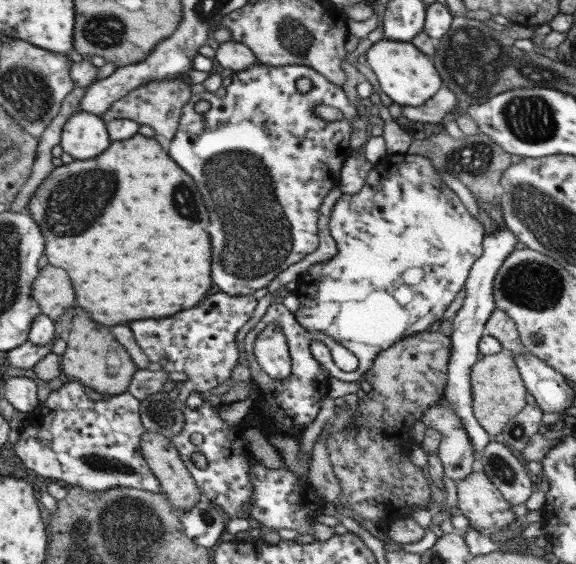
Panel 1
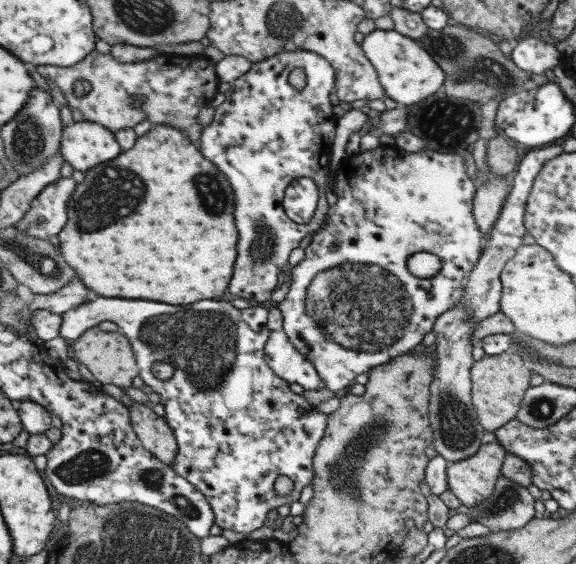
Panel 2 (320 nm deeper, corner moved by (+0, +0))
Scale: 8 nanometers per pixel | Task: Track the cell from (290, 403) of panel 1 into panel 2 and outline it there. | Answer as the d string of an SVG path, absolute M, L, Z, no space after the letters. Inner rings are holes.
M268 304L268 339L265 341L263 358L267 366L288 384L299 384L305 390L319 390L324 387L313 365L293 348L282 329L279 309Z

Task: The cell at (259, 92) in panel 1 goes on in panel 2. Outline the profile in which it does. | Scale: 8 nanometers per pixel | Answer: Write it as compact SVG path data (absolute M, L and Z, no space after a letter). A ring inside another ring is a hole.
M307 50L281 52L269 58L251 63L250 69L236 78L233 87L224 101L217 105L213 119L200 133L199 150L213 162L227 178L235 194L235 228L239 232L237 258L233 276L227 292L235 298L255 300L264 305L270 304L270 294L281 281L281 266L288 262L290 252L298 247L299 241L307 234L320 228L329 210L325 202L325 175L331 152L337 112L332 110L329 94L334 92L333 67L322 56ZM293 68L303 68L305 87L297 91L287 83L287 76ZM297 178L313 180L318 190L317 208L313 218L306 225L292 222L285 216L282 207L285 187Z

